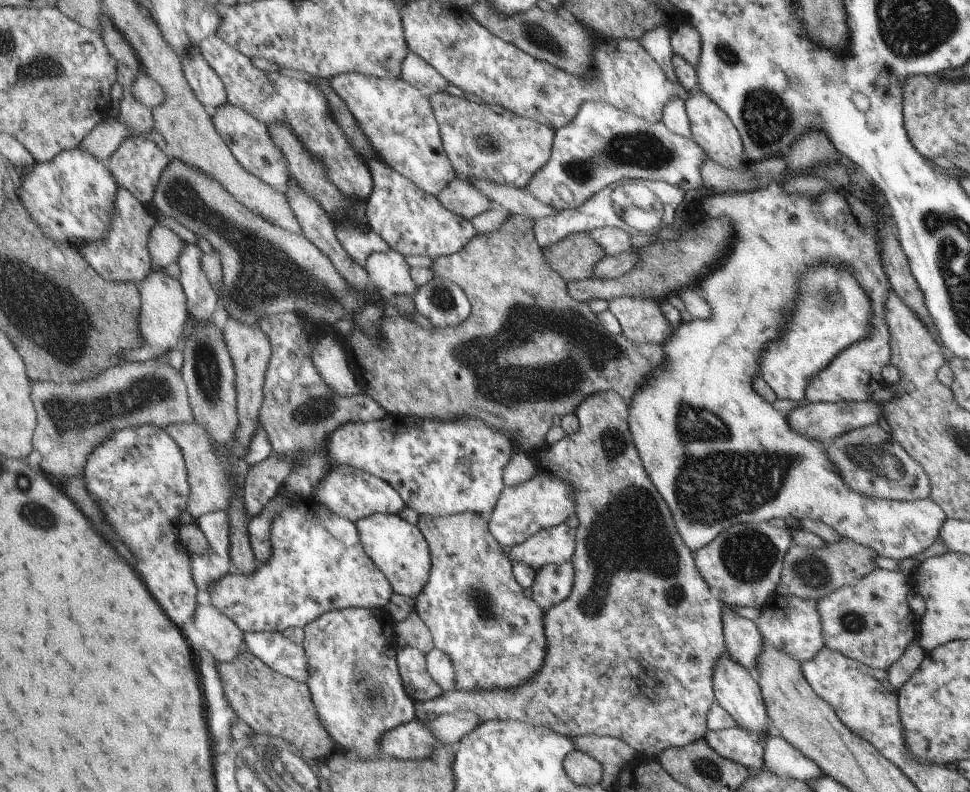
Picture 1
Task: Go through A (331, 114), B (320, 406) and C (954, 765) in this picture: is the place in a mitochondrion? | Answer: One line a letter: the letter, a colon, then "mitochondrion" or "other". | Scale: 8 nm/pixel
A: other
B: mitochondrion
C: other

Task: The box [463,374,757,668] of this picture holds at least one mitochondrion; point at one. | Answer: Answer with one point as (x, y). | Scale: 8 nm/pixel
(629, 532)

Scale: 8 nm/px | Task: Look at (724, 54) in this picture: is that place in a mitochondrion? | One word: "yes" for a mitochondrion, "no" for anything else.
yes

